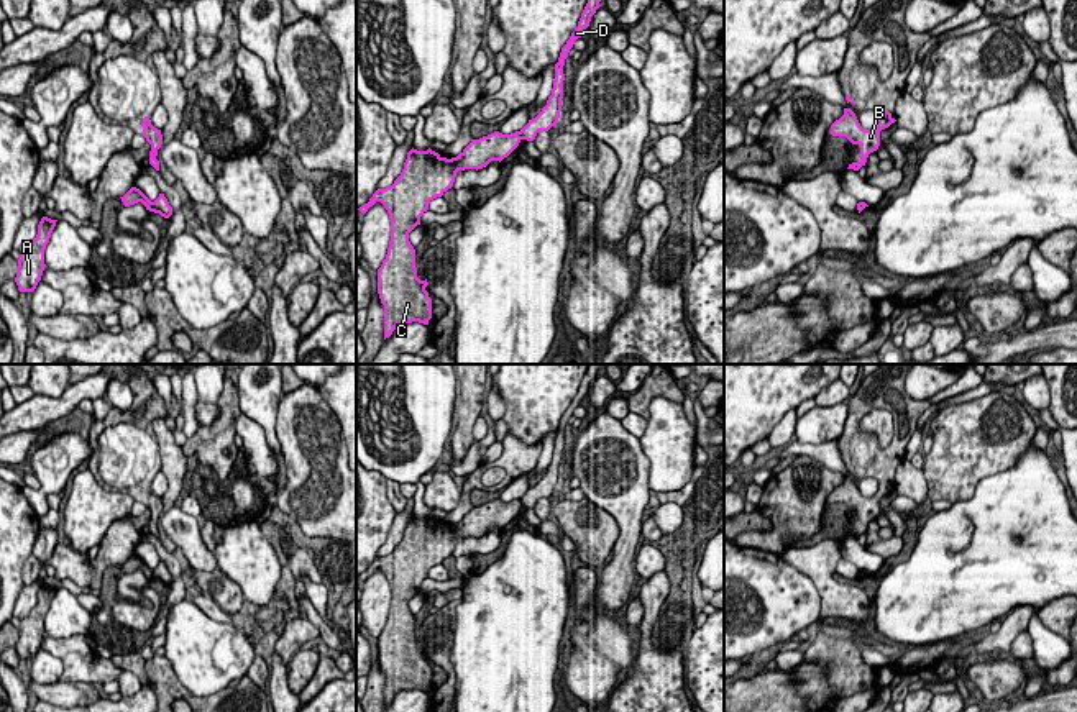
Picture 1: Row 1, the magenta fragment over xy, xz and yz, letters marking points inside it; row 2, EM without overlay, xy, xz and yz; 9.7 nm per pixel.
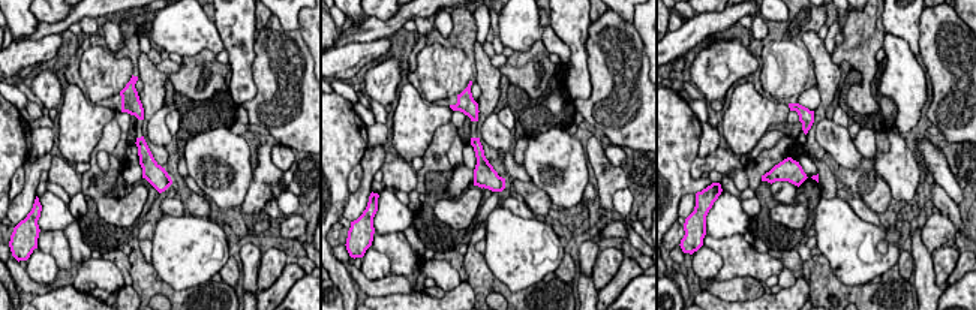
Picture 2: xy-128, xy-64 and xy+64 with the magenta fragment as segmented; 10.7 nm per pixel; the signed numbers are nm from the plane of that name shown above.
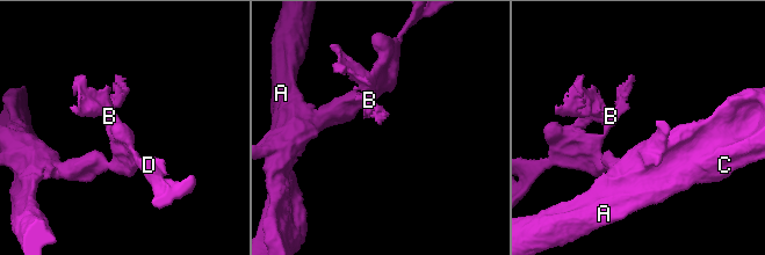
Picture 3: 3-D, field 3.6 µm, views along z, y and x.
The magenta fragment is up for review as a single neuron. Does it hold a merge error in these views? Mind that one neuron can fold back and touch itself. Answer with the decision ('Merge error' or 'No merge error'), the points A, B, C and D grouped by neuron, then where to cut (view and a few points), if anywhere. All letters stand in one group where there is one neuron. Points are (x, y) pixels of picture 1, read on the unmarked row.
Merge error. Groups: A C / B D. Split along xy (151, 570), (153, 578)

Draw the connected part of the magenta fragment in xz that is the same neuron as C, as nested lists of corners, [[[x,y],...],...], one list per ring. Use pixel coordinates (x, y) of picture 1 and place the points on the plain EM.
[[[494,499],[479,507],[471,507],[471,510],[451,527],[442,525],[430,515],[427,518],[417,518],[412,515],[407,520],[404,536],[394,551],[386,556],[378,556],[369,569],[358,576],[364,582],[369,574],[381,569],[391,586],[391,609],[387,622],[378,637],[378,661],[384,673],[384,707],[389,705],[401,691],[419,689],[429,692],[429,687],[432,686],[432,666],[425,658],[429,650],[427,646],[420,648],[417,645],[415,617],[409,609],[409,600],[420,592],[420,584],[429,577],[429,571],[453,555],[458,538],[478,538],[486,535],[491,528],[501,530],[519,513],[520,507],[520,499],[511,502]]]

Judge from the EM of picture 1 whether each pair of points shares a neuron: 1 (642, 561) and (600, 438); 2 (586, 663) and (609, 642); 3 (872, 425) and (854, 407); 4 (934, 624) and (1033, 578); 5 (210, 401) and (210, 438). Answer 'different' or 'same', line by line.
1: different
2: same
3: different
4: same
5: different

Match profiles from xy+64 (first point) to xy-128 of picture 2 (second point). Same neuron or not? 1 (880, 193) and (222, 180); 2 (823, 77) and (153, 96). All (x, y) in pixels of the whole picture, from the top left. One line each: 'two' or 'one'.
1: two
2: one

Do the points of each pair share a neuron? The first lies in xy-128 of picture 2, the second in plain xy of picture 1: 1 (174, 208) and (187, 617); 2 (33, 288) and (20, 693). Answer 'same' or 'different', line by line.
1: different
2: different

